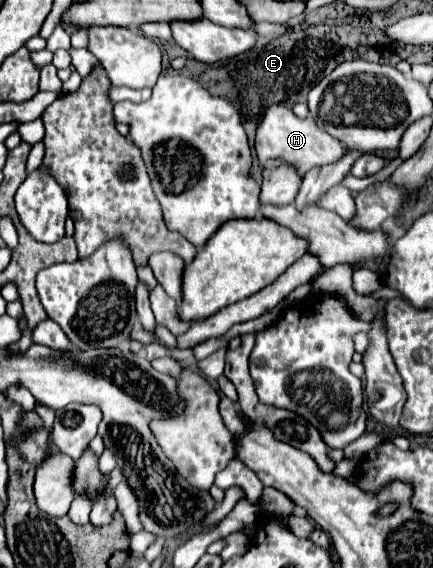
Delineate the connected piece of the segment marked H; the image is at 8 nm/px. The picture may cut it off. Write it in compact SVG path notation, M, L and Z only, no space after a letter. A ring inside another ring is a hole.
M272 105L258 129L256 129L256 139L254 139L254 149L258 153L258 161L262 167L268 165L280 165L280 163L294 163L298 165L300 173L306 173L312 167L334 163L344 155L344 145L338 139L332 139L326 131L320 131L316 123L312 123L312 117L298 119L288 107L284 105Z

